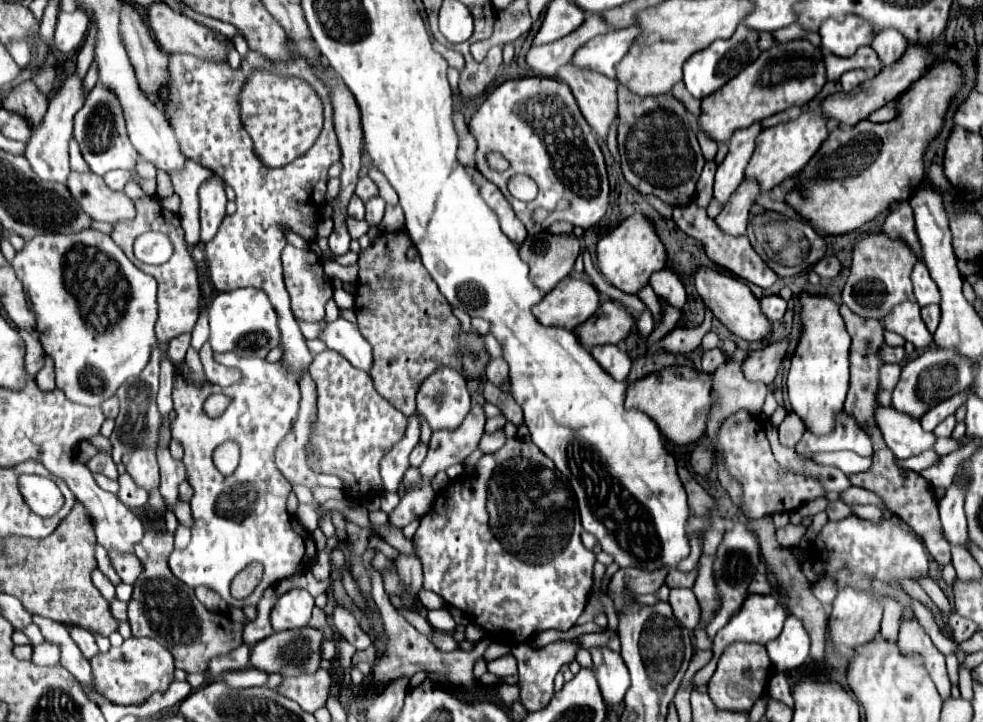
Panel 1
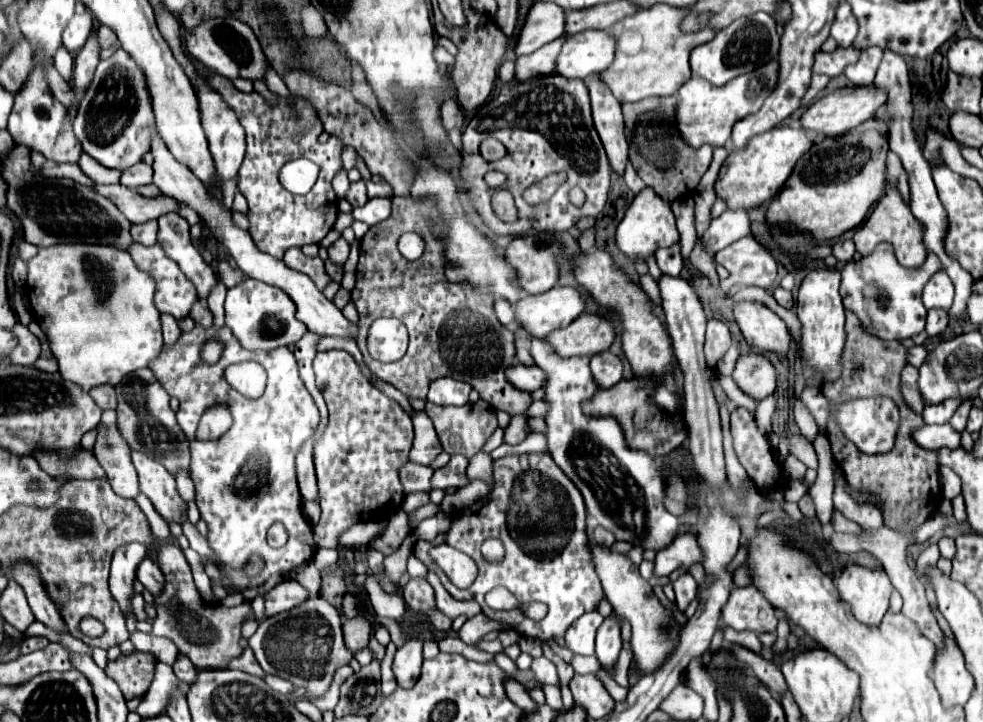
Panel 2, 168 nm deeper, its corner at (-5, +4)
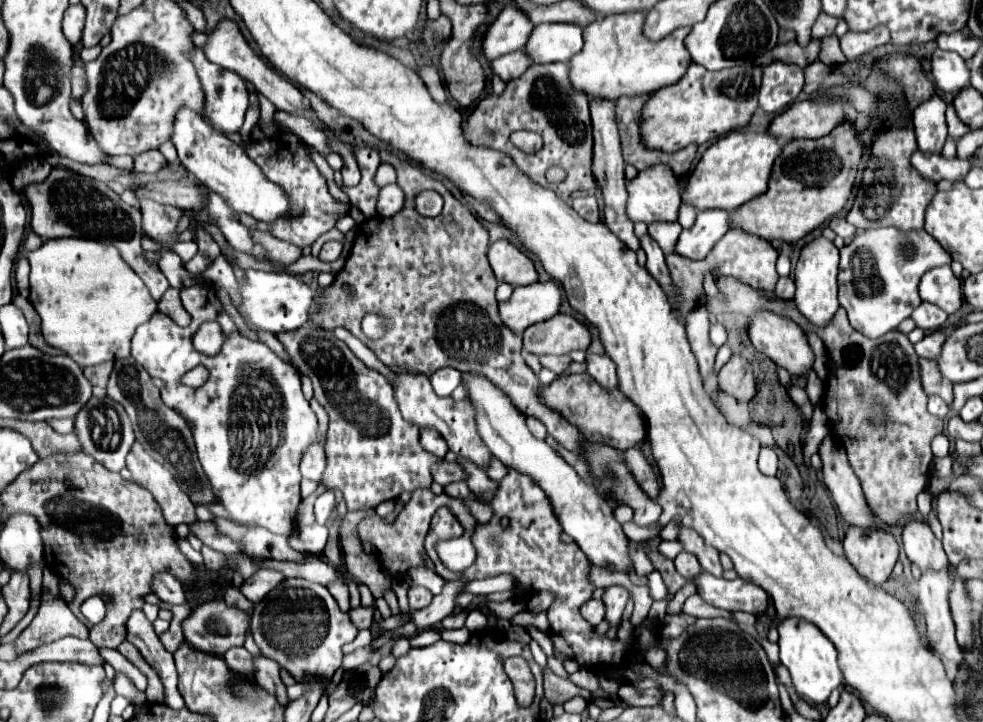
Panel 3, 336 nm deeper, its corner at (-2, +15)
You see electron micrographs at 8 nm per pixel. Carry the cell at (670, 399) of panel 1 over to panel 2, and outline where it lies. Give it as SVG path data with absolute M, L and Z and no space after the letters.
M650 377L622 379L610 389L600 389L590 401L584 403L584 411L590 415L614 415L620 421L626 433L626 441L632 449L646 449L650 455L662 457L672 449L680 447L688 439L688 427L684 423L680 409L670 415L662 411L658 405L654 405L650 399L652 391L654 391L654 383Z

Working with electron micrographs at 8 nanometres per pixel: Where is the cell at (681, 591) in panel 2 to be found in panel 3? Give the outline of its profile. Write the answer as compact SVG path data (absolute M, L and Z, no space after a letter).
M681 552L675 558L675 566L677 566L677 572L685 578L693 578L697 576L697 572L701 572L701 566L697 564L697 558L691 552Z

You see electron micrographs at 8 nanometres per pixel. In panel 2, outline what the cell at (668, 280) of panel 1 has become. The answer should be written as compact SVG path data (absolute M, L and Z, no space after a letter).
M676 243L672 247L658 249L656 251L656 263L658 263L658 267L664 275L680 277L682 267L684 267L684 261L682 261L682 255L680 255L680 245Z

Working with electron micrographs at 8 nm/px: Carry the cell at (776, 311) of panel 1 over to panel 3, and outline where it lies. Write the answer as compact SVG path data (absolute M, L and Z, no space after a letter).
M791 276L779 278L775 292L777 292L777 296L781 296L783 300L791 300L791 298L793 298L793 292L795 292L795 282L793 282L793 278L791 278Z

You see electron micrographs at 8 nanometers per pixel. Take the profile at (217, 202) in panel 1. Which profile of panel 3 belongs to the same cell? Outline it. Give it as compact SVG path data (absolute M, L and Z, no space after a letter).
M197 48L191 52L191 60L197 68L199 80L203 84L203 92L205 92L205 108L207 108L207 116L209 120L219 126L223 132L239 132L245 120L245 112L249 108L249 86L247 82L237 76L235 72L229 72L213 62L207 60L207 56Z

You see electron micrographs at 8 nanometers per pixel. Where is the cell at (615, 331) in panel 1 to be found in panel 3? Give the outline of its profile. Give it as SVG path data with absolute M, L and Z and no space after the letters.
M557 314L551 320L529 326L523 332L523 348L535 356L587 350L589 344L589 330L569 314Z

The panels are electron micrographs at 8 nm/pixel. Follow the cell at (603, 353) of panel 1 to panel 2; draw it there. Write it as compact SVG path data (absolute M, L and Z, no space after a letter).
M602 351L598 355L592 357L590 361L592 365L592 373L596 377L596 383L604 389L616 385L622 379L622 371L624 371L624 363L620 357L616 357L610 351Z

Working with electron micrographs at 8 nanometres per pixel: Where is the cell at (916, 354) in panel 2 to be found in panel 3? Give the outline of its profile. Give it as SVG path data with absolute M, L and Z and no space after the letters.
M935 330L925 334L925 338L921 342L915 344L915 350L921 358L929 358L929 360L937 360L939 352L941 352L941 344L945 342L945 332L943 330Z

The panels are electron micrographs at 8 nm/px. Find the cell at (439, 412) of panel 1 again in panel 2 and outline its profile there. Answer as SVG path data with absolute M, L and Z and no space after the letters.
M440 377L430 383L428 401L436 403L440 407L446 407L446 405L462 407L468 403L470 391L472 391L472 387L468 387L468 383L464 383L464 381L458 381L452 377Z

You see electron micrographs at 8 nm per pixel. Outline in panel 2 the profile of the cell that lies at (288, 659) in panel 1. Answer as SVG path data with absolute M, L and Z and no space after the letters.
M308 599L300 607L268 617L250 637L250 647L256 661L266 673L274 673L296 687L306 687L310 695L322 695L338 667L352 659L342 639L342 617L324 599Z

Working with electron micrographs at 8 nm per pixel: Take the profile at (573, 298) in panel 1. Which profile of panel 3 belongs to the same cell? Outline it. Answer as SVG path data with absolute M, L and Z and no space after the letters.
M553 280L517 286L509 300L499 302L499 316L513 332L521 334L531 324L555 316L559 312L561 294L563 290Z

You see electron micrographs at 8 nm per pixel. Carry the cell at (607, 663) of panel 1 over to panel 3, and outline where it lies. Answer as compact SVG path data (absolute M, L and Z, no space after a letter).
M623 586L605 588L605 592L603 592L603 602L607 606L605 620L609 620L613 626L621 622L621 614L623 614L623 608L627 604L627 598L629 598L629 592Z

